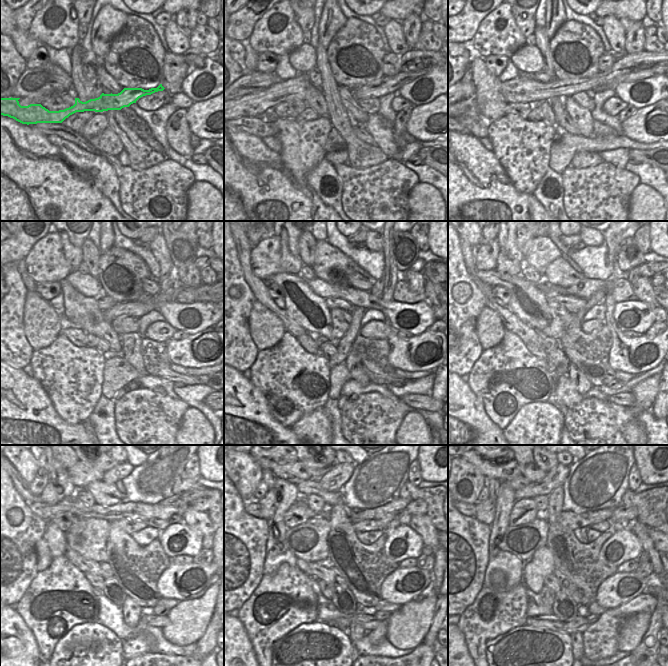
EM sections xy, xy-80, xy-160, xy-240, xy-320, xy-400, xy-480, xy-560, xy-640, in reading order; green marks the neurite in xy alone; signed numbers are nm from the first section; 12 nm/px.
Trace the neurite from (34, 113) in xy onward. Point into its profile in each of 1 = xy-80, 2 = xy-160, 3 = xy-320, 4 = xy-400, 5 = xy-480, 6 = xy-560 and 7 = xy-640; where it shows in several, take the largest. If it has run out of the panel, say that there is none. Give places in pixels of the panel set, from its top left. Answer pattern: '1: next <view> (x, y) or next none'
1: next xy-80 (389, 84)
2: next xy-160 (641, 74)
3: next none
4: next none
5: next none
6: next none
7: next none

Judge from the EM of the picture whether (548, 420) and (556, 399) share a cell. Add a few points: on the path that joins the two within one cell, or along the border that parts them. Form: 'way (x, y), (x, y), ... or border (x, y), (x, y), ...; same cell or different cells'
border (547, 401), (564, 414); different cells

